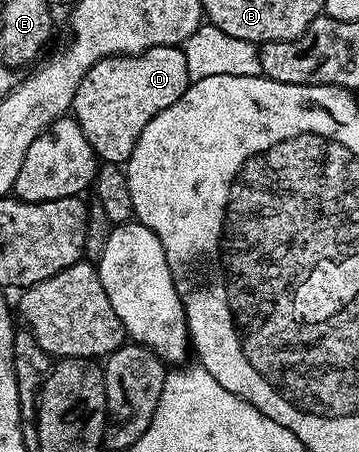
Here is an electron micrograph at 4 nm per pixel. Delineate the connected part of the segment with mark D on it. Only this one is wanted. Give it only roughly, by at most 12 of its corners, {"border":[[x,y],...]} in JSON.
{"border":[[178,46],[93,64],[71,110],[96,159],[126,164],[187,91]]}

